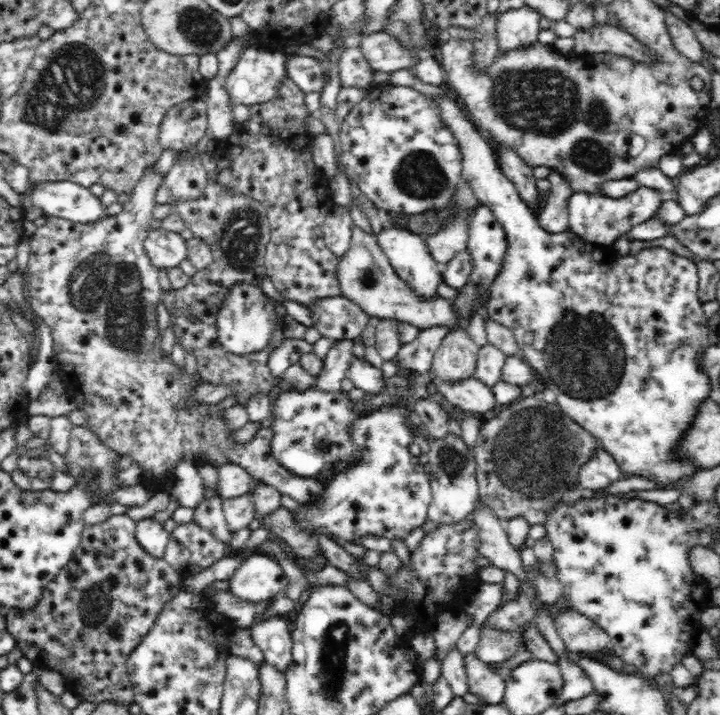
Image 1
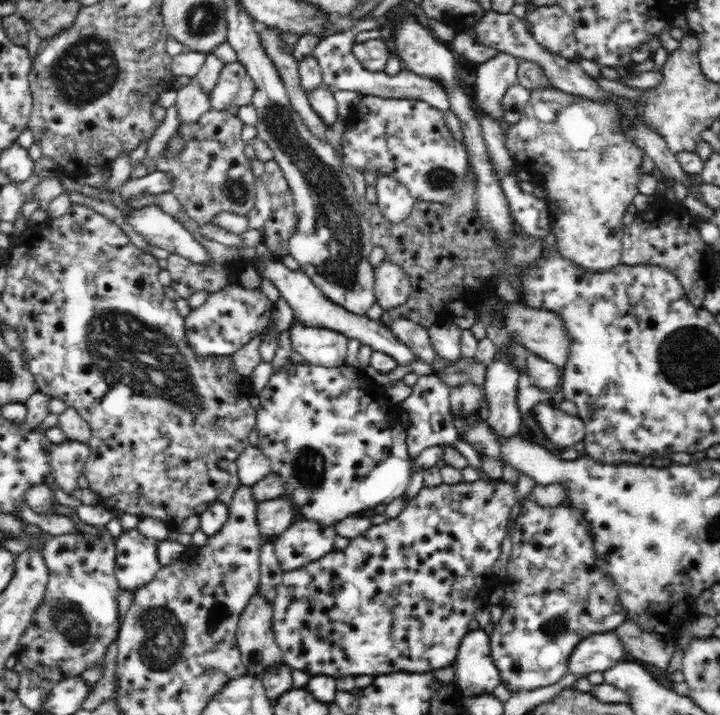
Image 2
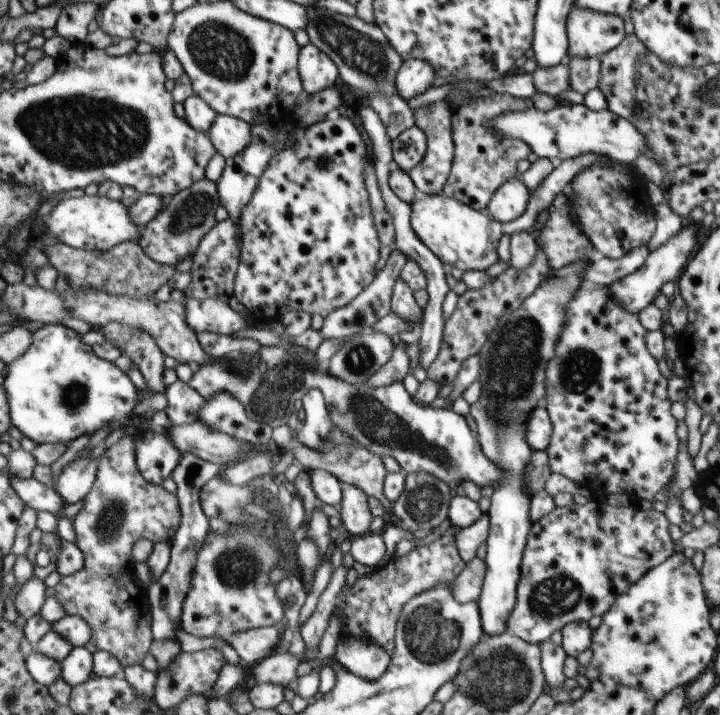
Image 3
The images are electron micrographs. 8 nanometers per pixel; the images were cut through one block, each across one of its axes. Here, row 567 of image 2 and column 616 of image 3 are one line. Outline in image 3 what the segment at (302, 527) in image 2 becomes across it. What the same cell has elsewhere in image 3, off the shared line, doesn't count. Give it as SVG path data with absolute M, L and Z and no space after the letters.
M690 224L688 226L682 227L666 244L662 244L660 248L656 248L654 252L651 252L646 257L646 262L640 270L636 270L634 274L629 274L622 278L622 280L610 284L608 290L610 290L612 298L616 298L616 302L620 302L620 306L624 306L624 310L628 310L632 314L639 314L642 309L646 309L646 306L656 298L656 294L660 292L660 286L664 282L670 280L670 282L676 284L680 280L684 272L684 266L688 262L688 256L692 252L692 248L698 244L696 230L694 230L696 224Z

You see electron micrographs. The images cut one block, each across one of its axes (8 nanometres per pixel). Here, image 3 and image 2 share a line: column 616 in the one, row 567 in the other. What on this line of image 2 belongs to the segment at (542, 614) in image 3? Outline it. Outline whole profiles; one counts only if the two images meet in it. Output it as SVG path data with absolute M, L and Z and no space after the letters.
M526 500L515 519L511 534L512 549L507 562L504 598L499 602L503 615L490 637L491 657L504 684L511 692L536 690L556 684L569 667L570 654L582 639L620 626L625 619L624 604L618 596L618 586L604 569L596 568L596 552L589 525L581 511L564 502L540 505Z

